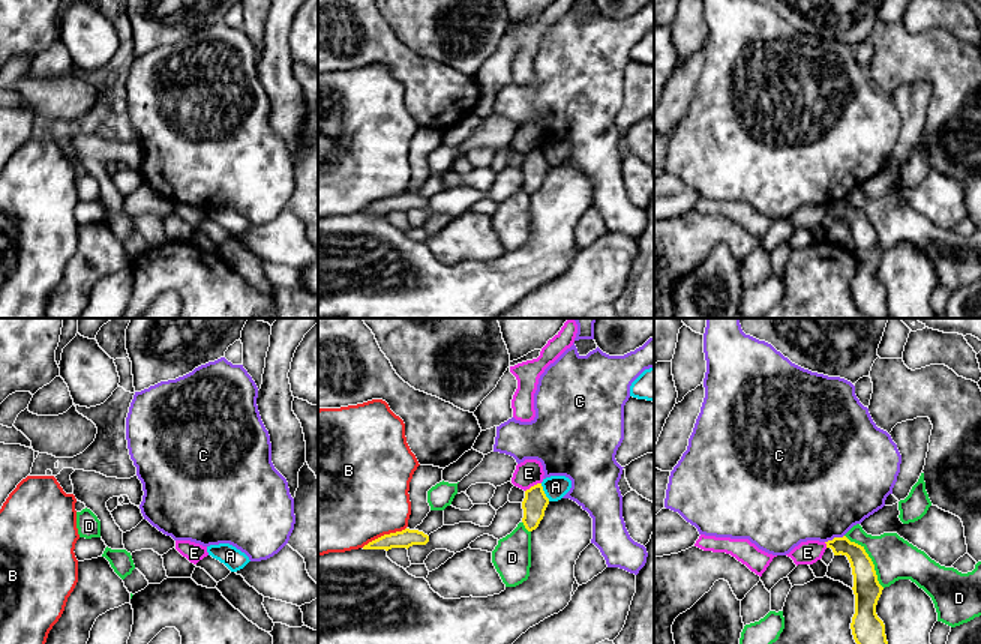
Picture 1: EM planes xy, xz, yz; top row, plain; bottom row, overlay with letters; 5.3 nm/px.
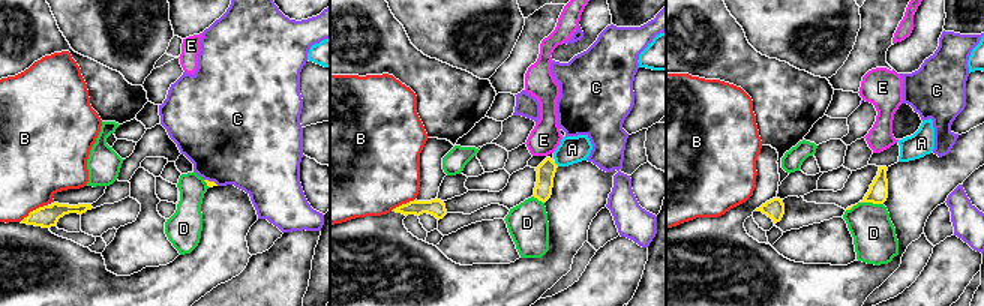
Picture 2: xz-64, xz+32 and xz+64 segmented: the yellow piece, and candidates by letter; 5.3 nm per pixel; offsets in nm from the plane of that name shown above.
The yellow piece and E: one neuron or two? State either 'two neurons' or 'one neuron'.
two neurons

